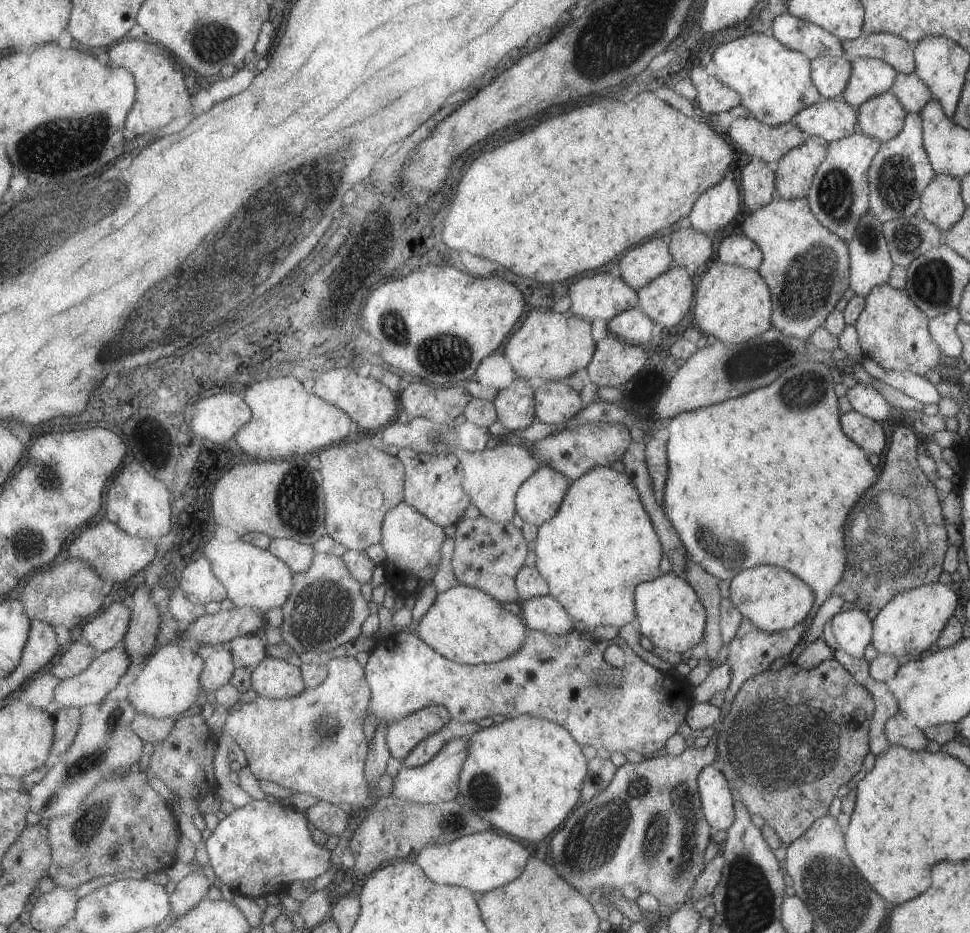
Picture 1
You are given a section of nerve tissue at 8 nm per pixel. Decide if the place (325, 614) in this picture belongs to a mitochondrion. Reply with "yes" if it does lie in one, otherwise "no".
yes

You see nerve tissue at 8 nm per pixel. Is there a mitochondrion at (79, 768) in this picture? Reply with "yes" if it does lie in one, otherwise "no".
yes

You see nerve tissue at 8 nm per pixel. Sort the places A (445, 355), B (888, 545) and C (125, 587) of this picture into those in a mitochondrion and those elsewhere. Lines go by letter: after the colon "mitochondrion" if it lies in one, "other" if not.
A: mitochondrion
B: mitochondrion
C: other

